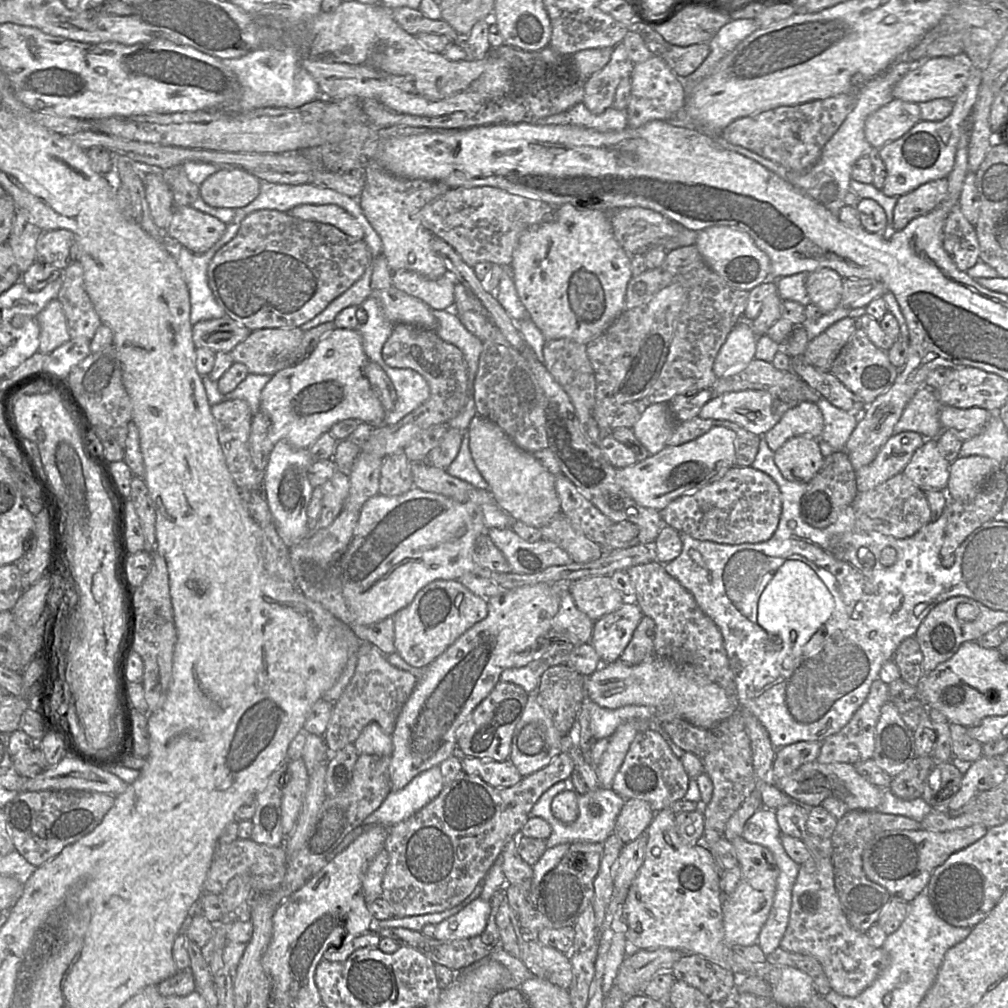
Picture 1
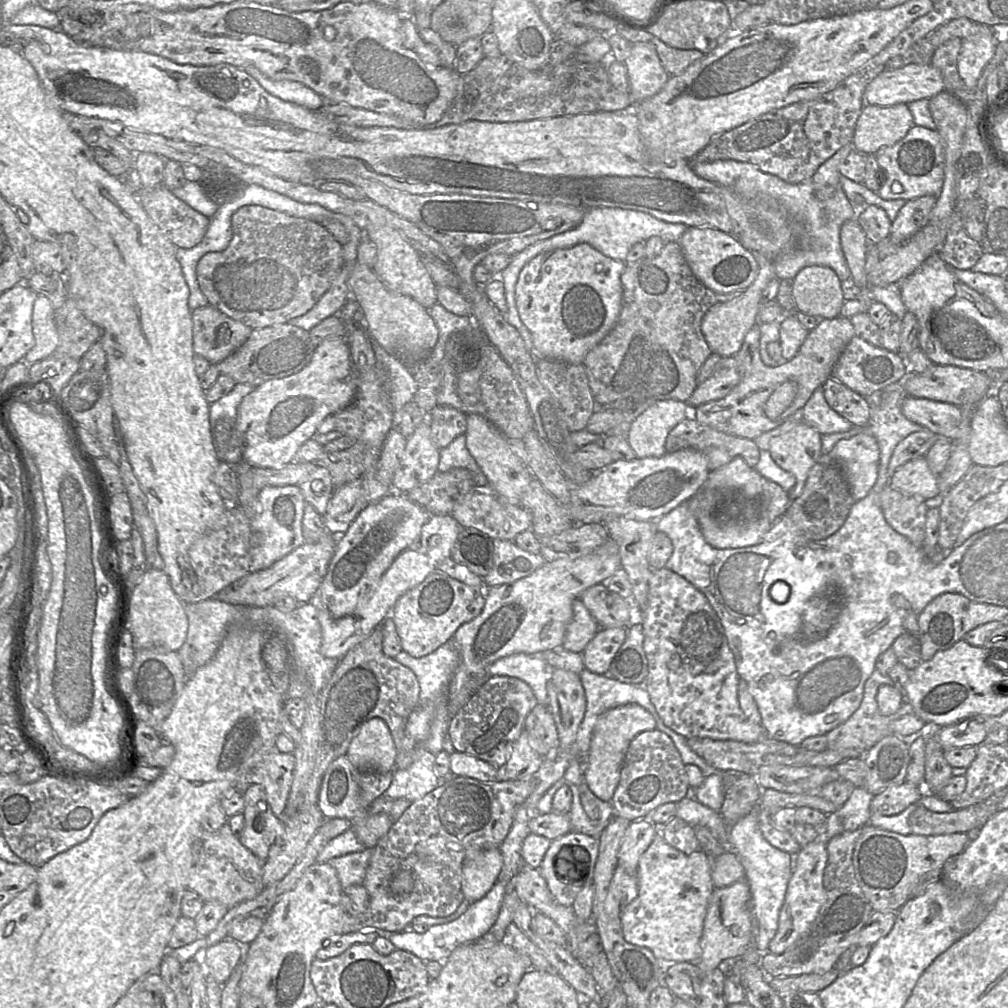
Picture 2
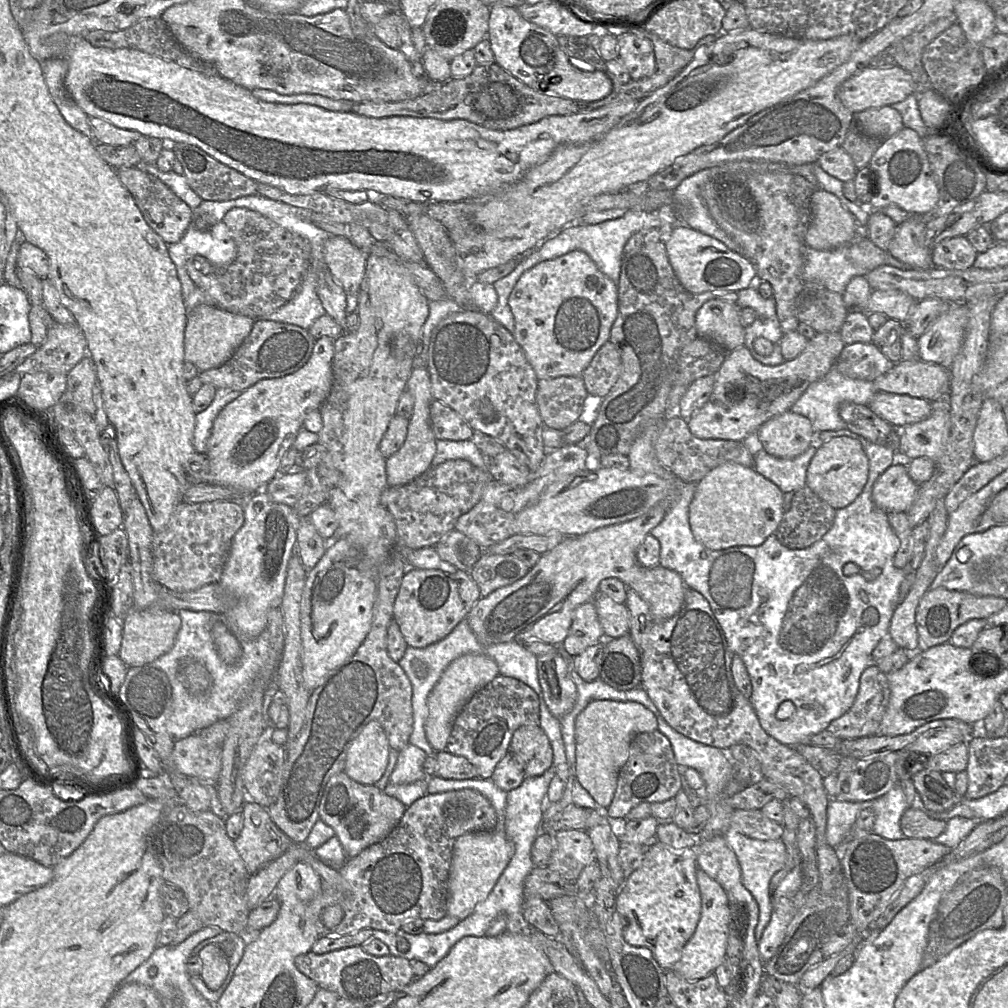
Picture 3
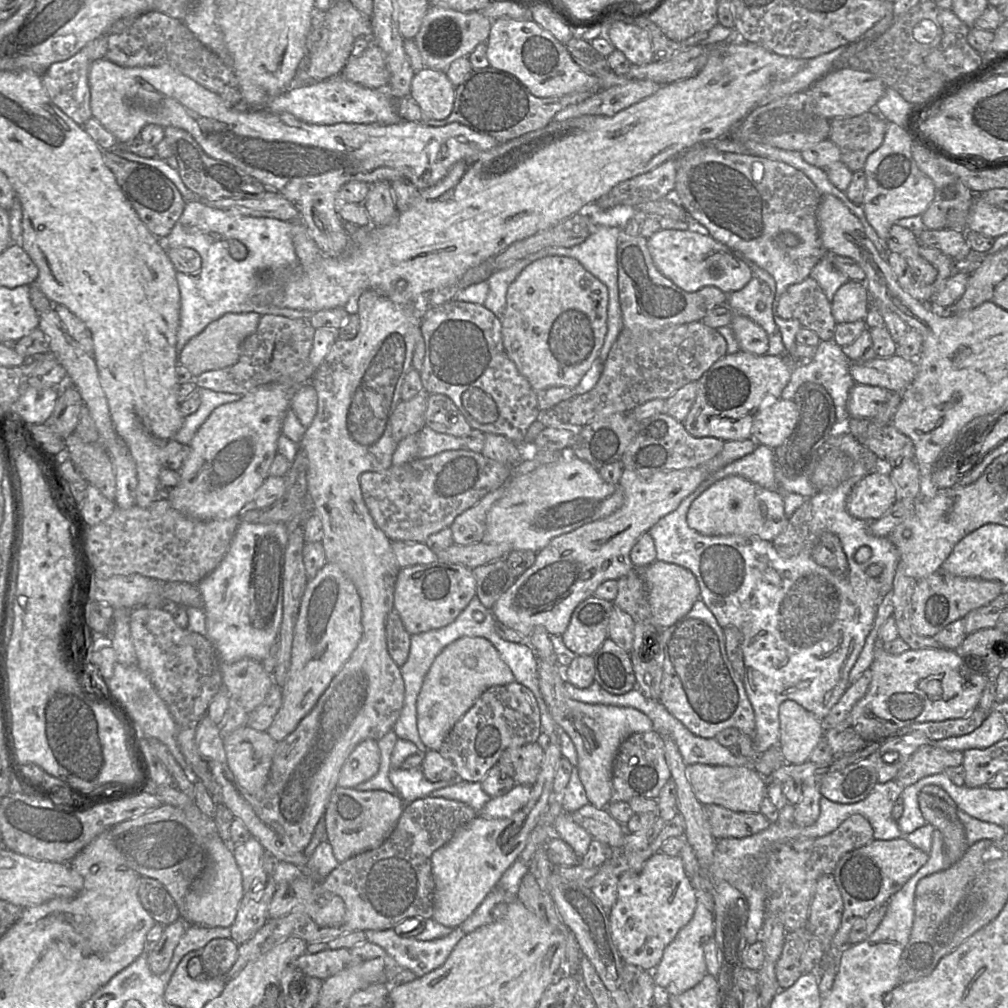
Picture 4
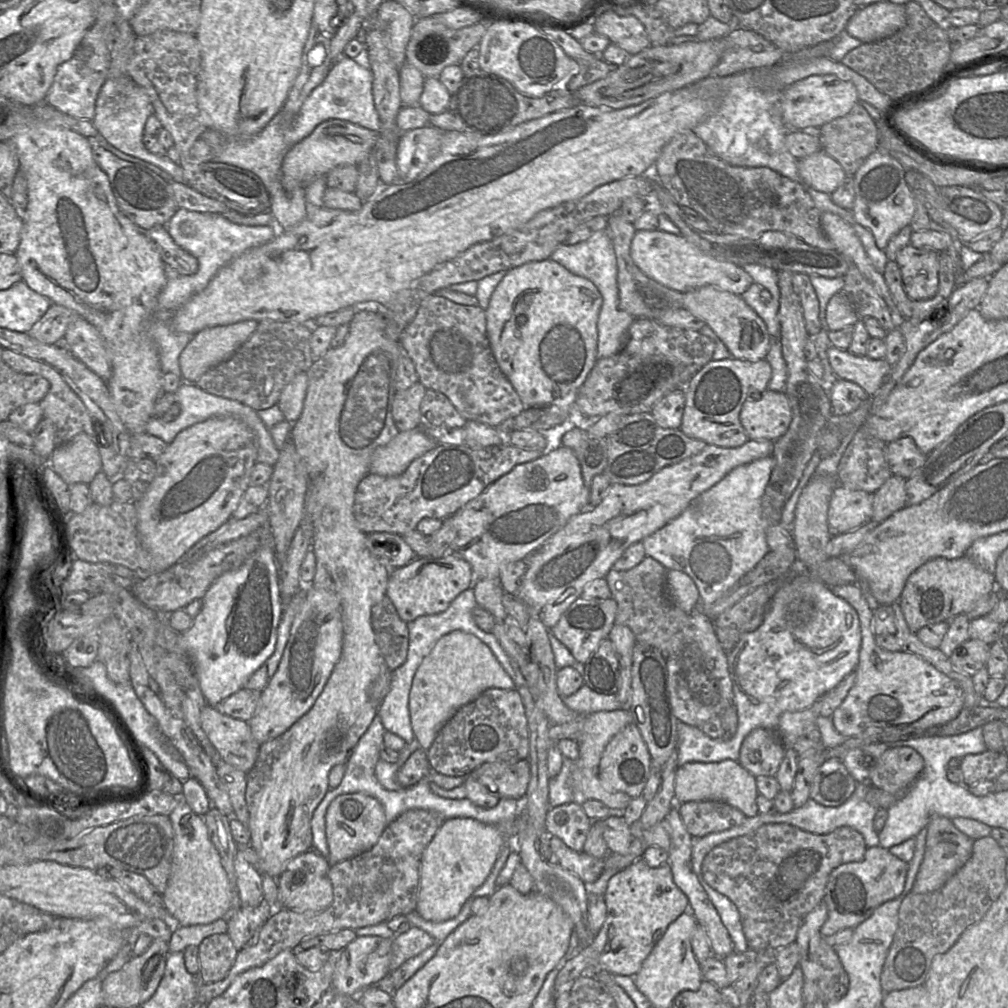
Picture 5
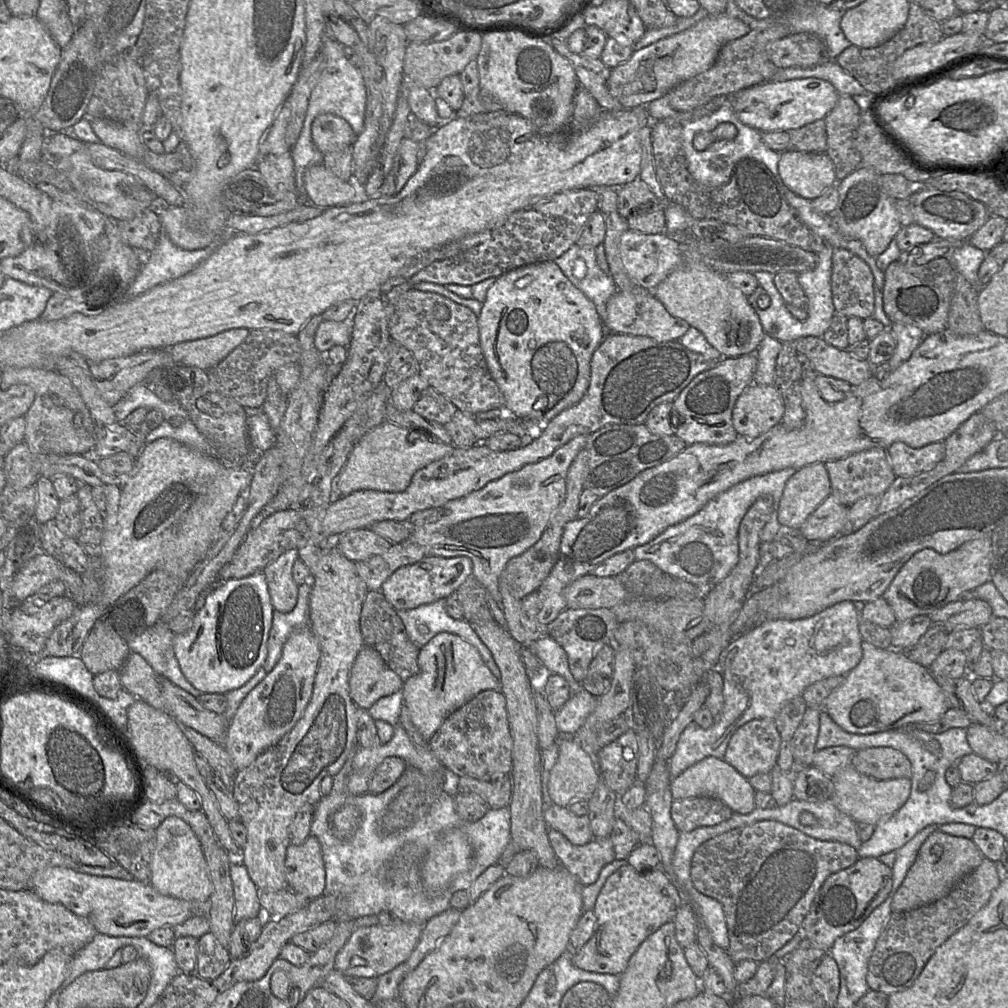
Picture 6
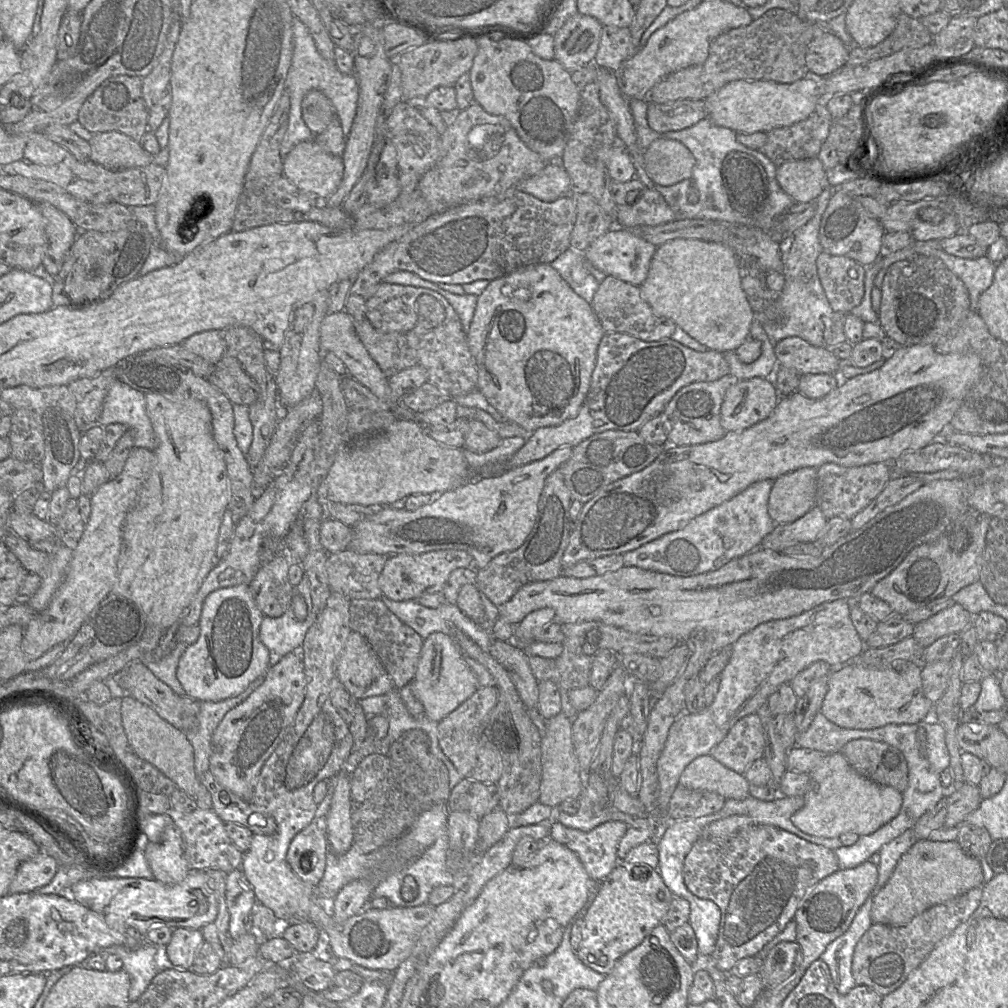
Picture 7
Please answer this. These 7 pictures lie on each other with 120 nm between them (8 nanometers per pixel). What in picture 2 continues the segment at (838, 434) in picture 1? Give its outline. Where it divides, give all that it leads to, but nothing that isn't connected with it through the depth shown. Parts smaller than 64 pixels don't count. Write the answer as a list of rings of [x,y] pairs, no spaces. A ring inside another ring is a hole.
[[[822,387],[812,394],[801,409],[801,418],[821,435],[846,432],[853,426],[829,406]]]

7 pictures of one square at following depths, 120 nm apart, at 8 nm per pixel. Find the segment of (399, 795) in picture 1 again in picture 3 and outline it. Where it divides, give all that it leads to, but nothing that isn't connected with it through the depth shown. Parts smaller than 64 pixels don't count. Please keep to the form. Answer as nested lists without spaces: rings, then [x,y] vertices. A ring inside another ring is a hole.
[[[408,744],[399,751],[389,782],[400,785],[428,778],[423,771],[423,763],[427,756],[421,748]]]

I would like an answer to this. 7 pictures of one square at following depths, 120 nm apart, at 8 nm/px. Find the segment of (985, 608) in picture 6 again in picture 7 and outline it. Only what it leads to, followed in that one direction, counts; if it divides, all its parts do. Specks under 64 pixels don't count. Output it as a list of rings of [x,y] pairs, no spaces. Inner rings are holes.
[[[954,604],[928,619],[914,624],[912,637],[925,648],[945,635],[960,633],[972,626],[973,616],[961,605]]]

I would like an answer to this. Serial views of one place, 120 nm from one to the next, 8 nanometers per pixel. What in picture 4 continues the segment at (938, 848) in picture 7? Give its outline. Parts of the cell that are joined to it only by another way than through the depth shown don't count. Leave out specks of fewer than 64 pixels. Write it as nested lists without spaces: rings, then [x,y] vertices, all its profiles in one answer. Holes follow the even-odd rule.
[[[933,784],[921,789],[918,803],[926,823],[942,834],[949,866],[956,863],[969,848],[956,803],[944,789]]]

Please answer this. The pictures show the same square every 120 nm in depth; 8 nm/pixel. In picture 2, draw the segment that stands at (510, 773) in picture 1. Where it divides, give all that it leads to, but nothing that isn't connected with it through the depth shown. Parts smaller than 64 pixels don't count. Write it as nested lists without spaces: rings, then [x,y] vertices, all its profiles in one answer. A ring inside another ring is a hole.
[[[457,751],[450,754],[450,772],[481,782],[502,779],[502,769],[498,769],[484,760]]]

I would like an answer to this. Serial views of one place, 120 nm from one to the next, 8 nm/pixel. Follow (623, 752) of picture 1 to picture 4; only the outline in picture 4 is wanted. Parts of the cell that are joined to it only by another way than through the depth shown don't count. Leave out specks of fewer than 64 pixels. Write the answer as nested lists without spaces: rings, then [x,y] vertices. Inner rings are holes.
[[[536,656],[539,689],[548,710],[557,724],[570,737],[577,753],[577,770],[589,804],[606,809],[612,795],[613,765],[621,743],[630,735],[653,731],[651,720],[641,711],[631,707],[587,704],[570,699],[566,695],[563,669]]]

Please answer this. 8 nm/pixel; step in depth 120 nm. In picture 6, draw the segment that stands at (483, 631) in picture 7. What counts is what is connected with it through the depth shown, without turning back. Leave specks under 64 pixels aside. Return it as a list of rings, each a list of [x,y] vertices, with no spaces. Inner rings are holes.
[[[444,598],[413,609],[395,611],[402,620],[410,640],[419,649],[441,632],[456,634],[476,648],[483,662],[501,682],[501,674],[491,651],[481,641],[471,623],[465,619],[454,619],[448,615],[446,602],[447,600]]]

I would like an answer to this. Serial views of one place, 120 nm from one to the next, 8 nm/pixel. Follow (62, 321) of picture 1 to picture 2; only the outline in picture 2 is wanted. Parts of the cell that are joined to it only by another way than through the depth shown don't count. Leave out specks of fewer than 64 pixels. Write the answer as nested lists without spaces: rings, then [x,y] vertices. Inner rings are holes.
[[[38,295],[33,303],[32,332],[34,347],[26,353],[23,361],[32,364],[51,356],[58,346],[58,332],[54,319],[55,310],[49,299]]]

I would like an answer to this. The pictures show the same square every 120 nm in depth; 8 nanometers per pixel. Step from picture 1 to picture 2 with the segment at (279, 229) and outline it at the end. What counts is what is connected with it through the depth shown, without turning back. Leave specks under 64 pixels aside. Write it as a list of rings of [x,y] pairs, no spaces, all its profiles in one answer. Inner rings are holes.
[[[246,205],[239,208],[232,216],[232,237],[228,247],[220,252],[206,253],[197,263],[196,275],[199,287],[207,298],[209,305],[224,313],[228,317],[240,321],[252,329],[259,329],[274,324],[287,323],[289,320],[301,316],[309,311],[319,298],[329,289],[334,279],[344,266],[343,245],[321,224],[283,212],[272,210],[259,205]]]

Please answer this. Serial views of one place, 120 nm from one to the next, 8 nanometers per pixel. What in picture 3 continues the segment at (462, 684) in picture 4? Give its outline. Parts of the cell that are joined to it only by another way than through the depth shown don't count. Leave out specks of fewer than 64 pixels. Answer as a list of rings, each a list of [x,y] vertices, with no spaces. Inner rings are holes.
[[[465,654],[452,661],[428,697],[428,717],[424,730],[426,738],[435,751],[445,751],[456,716],[469,699],[499,674],[497,663],[484,654]]]

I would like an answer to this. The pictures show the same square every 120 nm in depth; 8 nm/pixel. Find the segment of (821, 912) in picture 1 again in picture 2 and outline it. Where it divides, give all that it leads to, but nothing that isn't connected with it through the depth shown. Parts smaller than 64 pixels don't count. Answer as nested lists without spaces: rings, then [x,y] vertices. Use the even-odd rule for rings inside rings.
[[[826,822],[818,829],[816,839],[794,856],[794,870],[788,882],[784,903],[779,912],[778,928],[775,936],[768,945],[769,953],[780,955],[790,948],[808,930],[823,906],[826,894],[823,887],[823,872],[827,864],[827,842],[825,836]]]

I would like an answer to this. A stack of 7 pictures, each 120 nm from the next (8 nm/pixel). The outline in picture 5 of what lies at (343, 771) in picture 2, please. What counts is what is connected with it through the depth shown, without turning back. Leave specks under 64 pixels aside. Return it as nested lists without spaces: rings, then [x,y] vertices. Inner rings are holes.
[[[363,793],[337,796],[328,806],[325,816],[329,865],[335,865],[372,848],[387,826],[383,805],[376,798]]]

